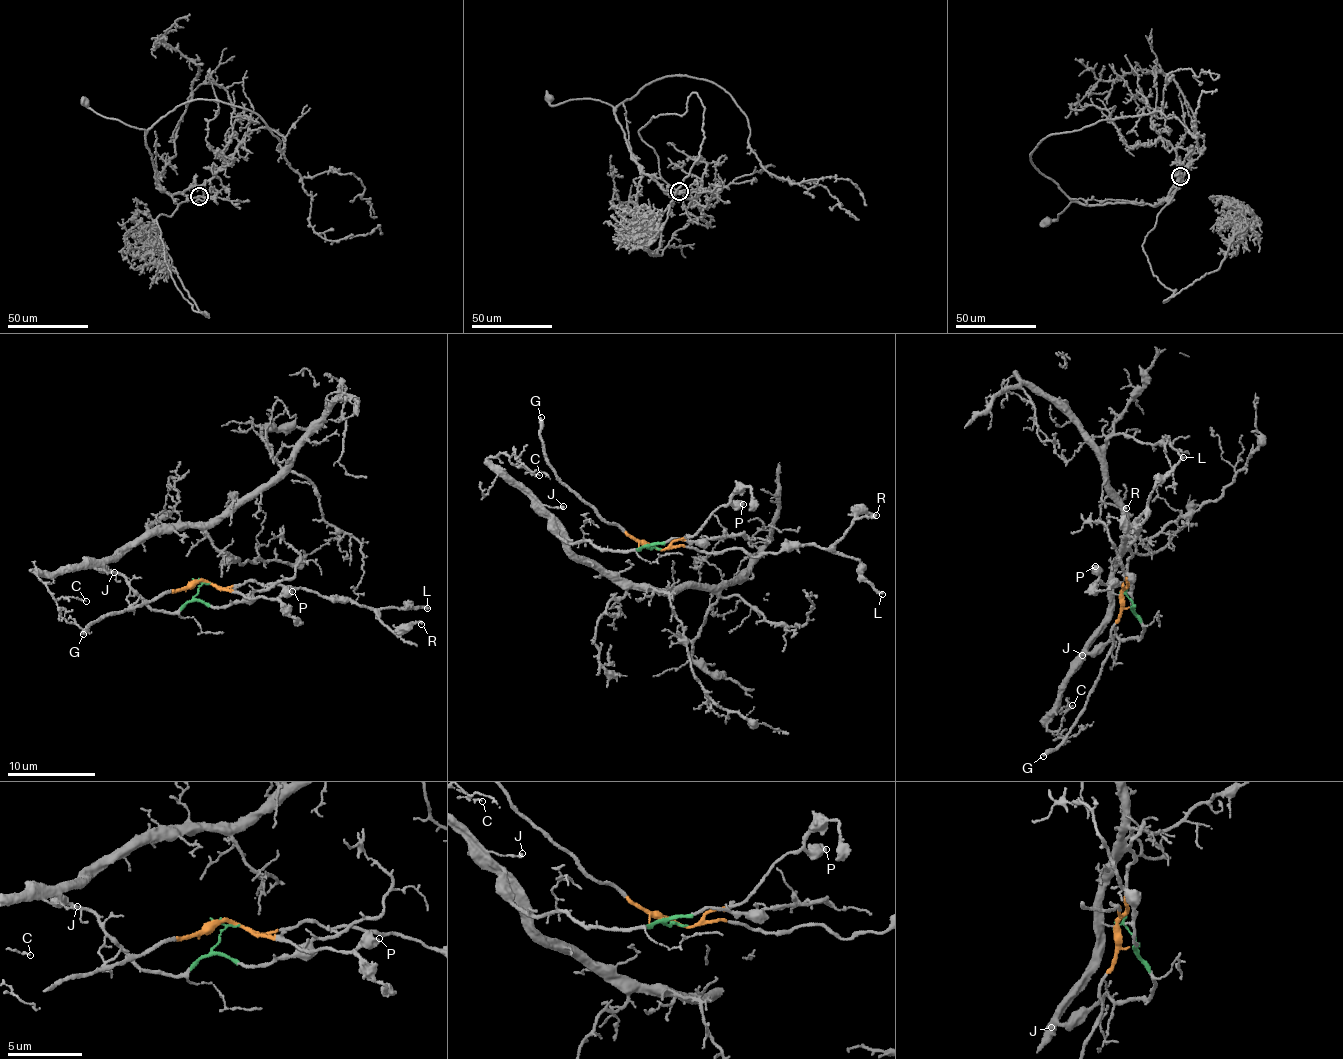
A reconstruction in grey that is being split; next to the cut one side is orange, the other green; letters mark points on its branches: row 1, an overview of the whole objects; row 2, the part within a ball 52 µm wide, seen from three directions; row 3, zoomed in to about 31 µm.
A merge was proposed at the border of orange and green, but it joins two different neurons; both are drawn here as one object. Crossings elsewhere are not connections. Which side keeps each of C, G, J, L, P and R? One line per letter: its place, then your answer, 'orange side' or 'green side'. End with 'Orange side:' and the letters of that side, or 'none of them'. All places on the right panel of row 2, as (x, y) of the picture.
C: place (1072, 705); green side
G: place (1043, 756); orange side
J: place (1082, 655); green side
L: place (1183, 457); orange side
P: place (1095, 566); orange side
R: place (1126, 508); orange side
Orange side: G, L, P, R

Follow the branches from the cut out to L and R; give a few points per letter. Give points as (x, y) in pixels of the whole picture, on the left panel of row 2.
L: (201, 580), (225, 588), (249, 581), (291, 586), (374, 608), (428, 609)
R: (201, 580), (225, 588), (249, 581), (308, 589), (372, 608), (388, 630), (398, 632), (419, 621), (421, 625)

